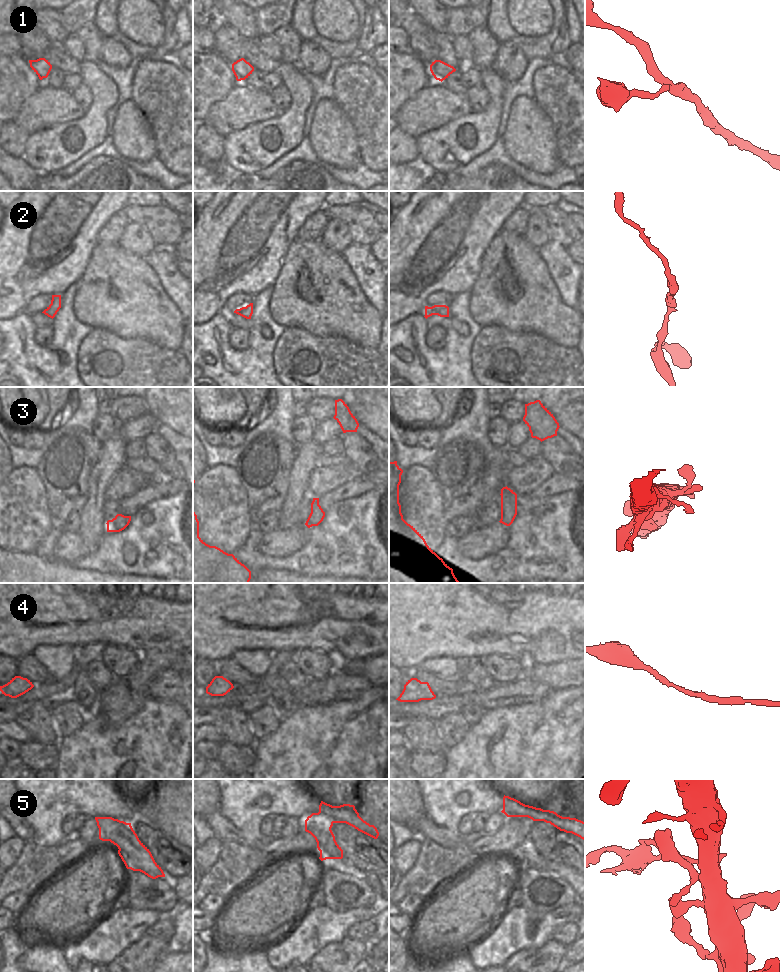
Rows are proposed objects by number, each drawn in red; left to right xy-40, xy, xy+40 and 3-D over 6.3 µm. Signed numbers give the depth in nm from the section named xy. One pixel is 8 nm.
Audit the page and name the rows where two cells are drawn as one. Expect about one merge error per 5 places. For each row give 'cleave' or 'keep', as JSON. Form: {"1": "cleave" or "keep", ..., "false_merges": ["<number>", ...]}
{"1": "keep", "2": "keep", "3": "keep", "4": "keep", "5": "cleave", "false_merges": ["5"]}

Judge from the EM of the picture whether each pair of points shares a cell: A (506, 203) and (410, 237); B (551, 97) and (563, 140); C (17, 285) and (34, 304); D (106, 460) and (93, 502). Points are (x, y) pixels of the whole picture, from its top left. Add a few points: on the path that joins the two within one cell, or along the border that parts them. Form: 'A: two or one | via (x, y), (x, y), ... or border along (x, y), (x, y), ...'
A: one | via (482, 203), (465, 203), (437, 231), (434, 231)
B: one | via (562, 108), (563, 129)
C: two | border along (51, 295), (36, 295), (24, 310)
D: one | via (104, 470), (100, 476), (97, 492)

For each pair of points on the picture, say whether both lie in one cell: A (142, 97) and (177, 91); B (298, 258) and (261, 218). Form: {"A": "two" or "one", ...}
{"A": "one", "B": "two"}

